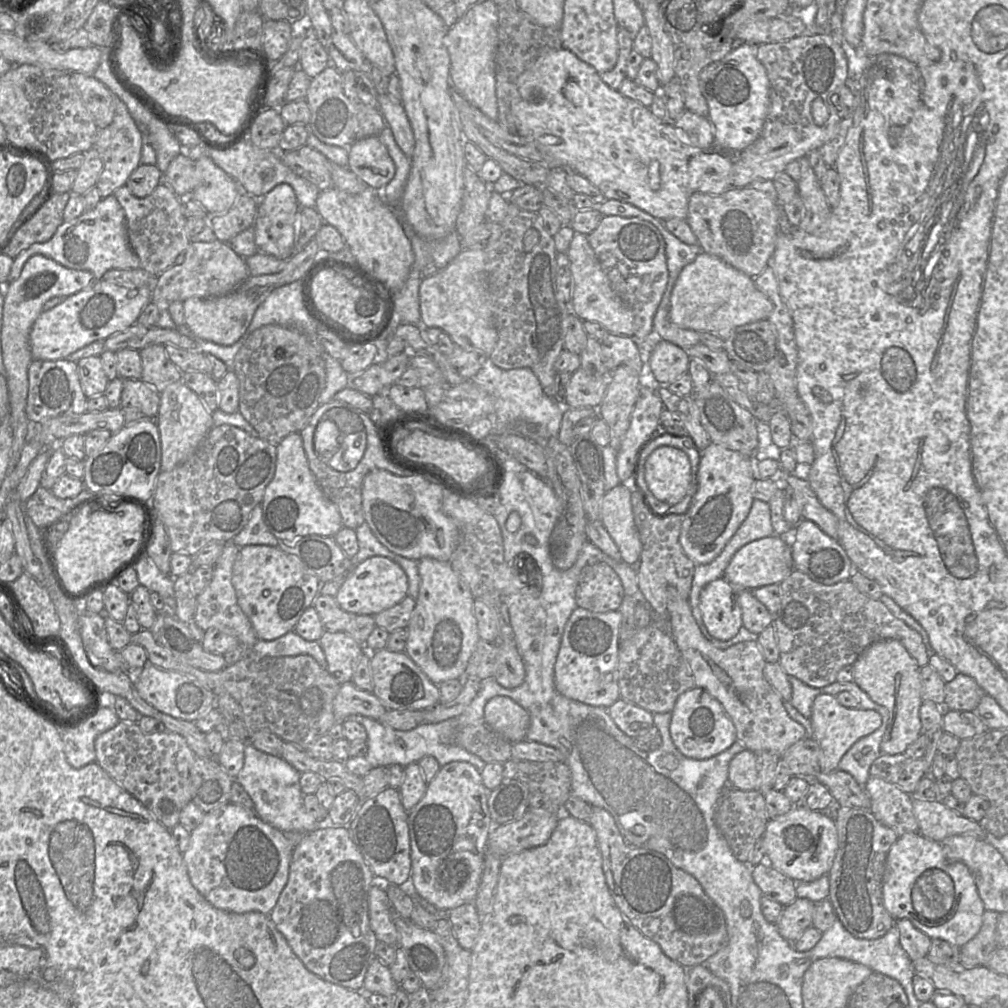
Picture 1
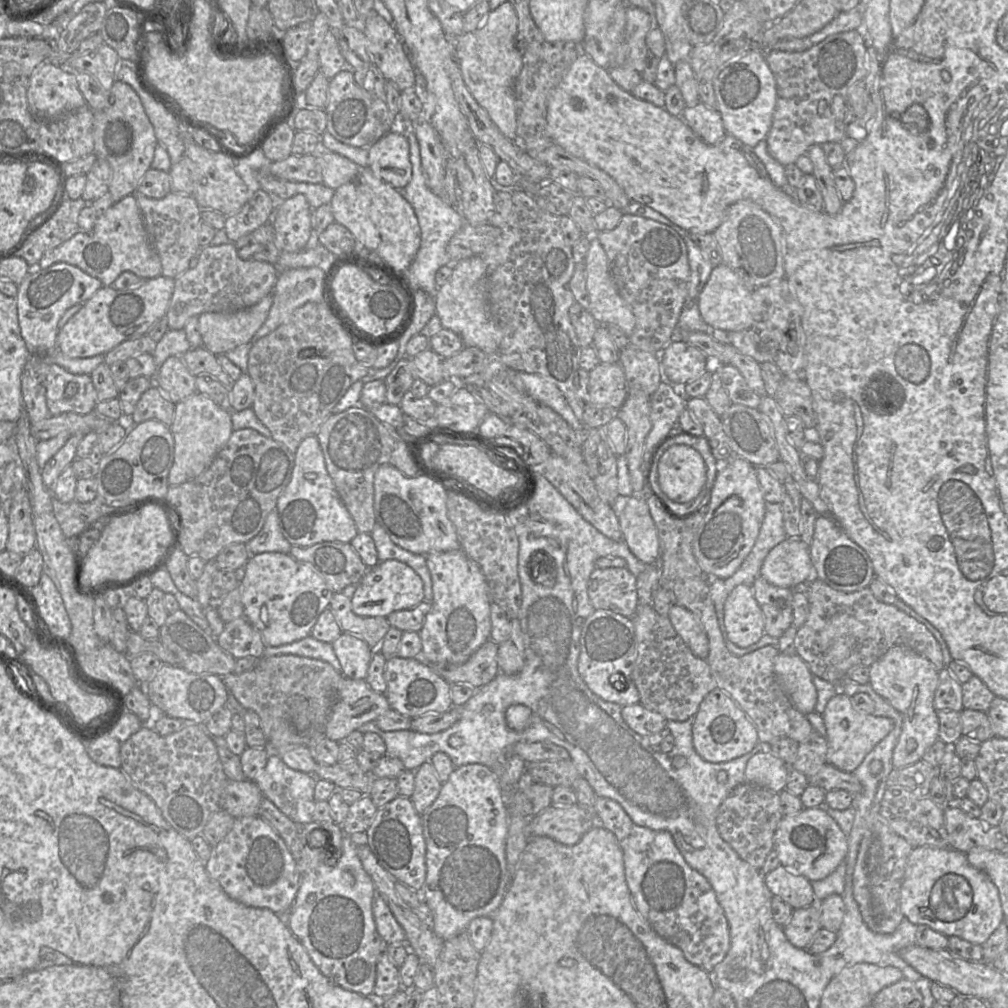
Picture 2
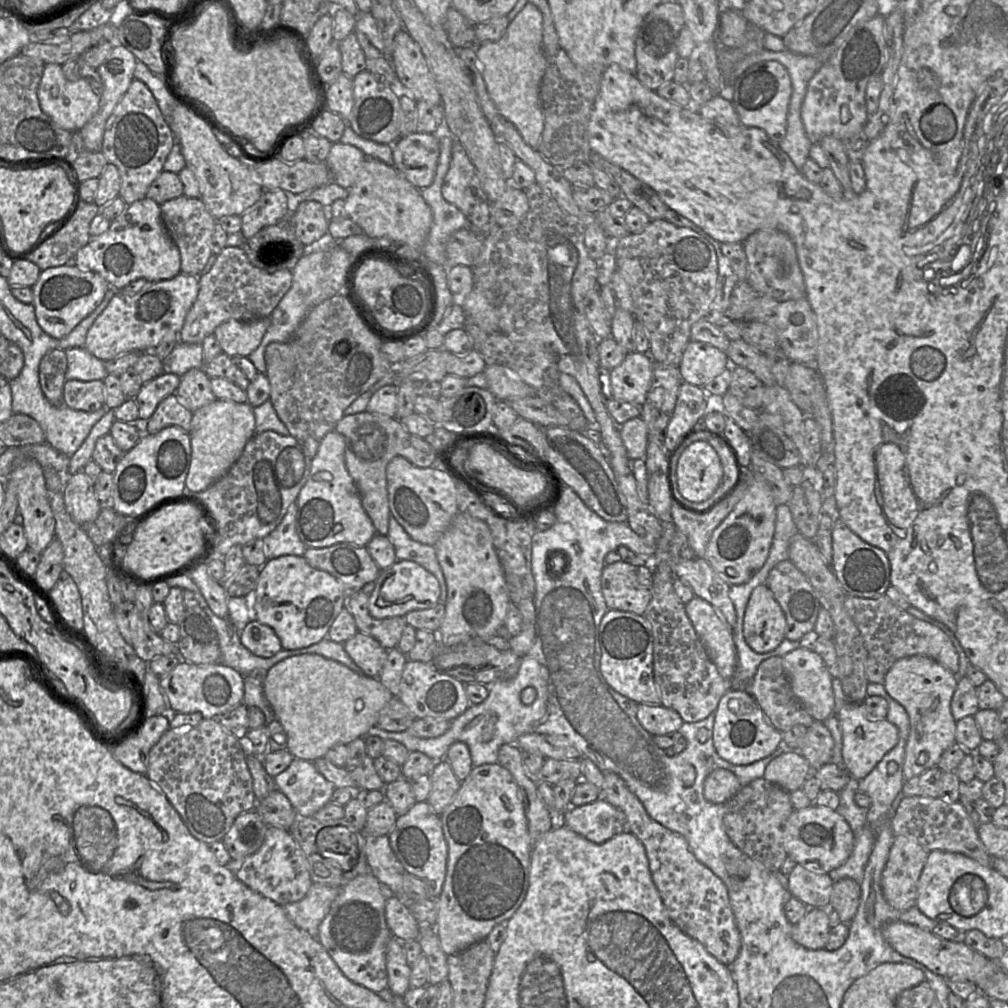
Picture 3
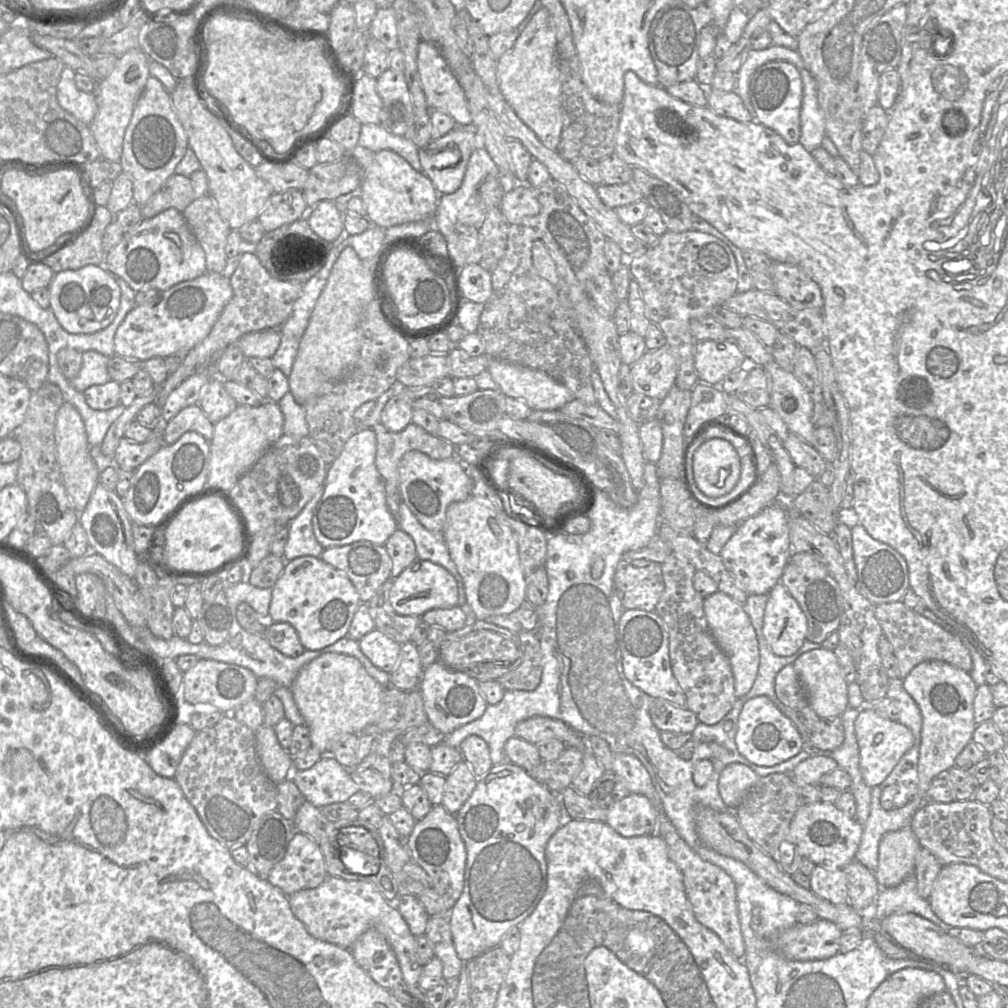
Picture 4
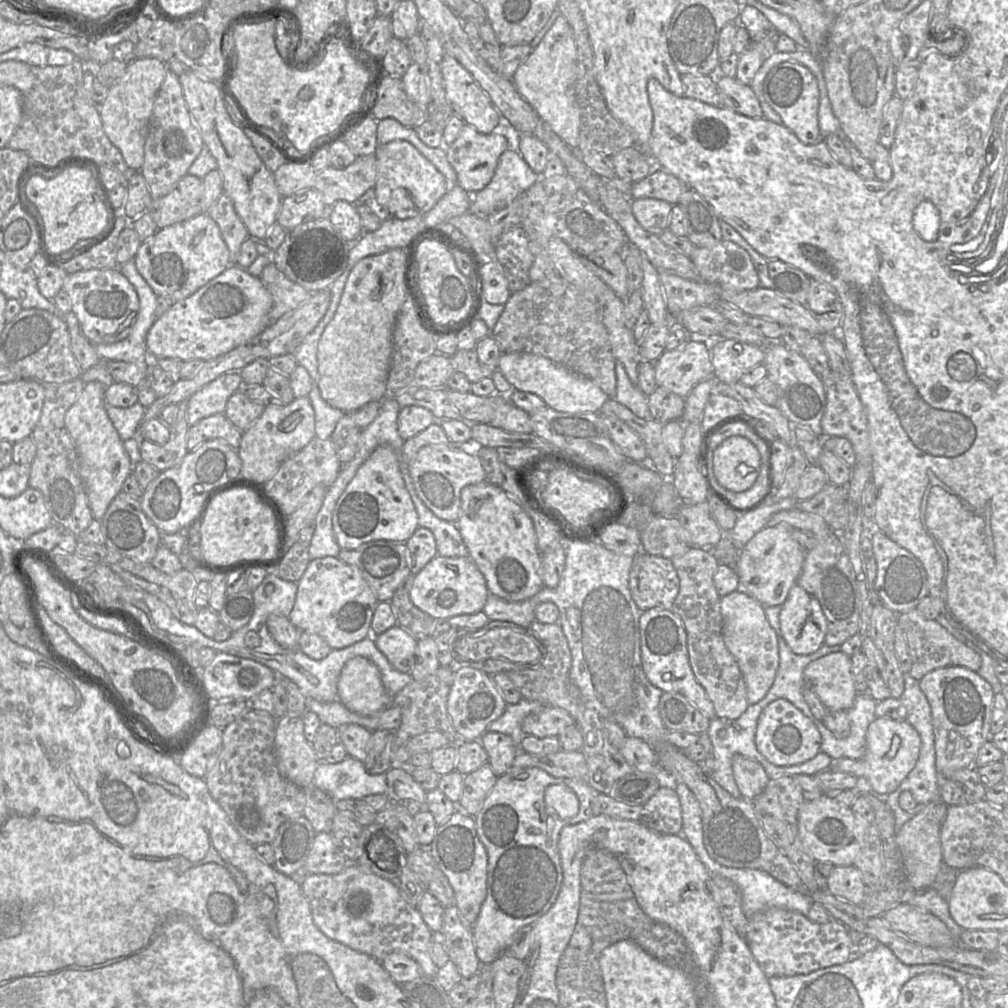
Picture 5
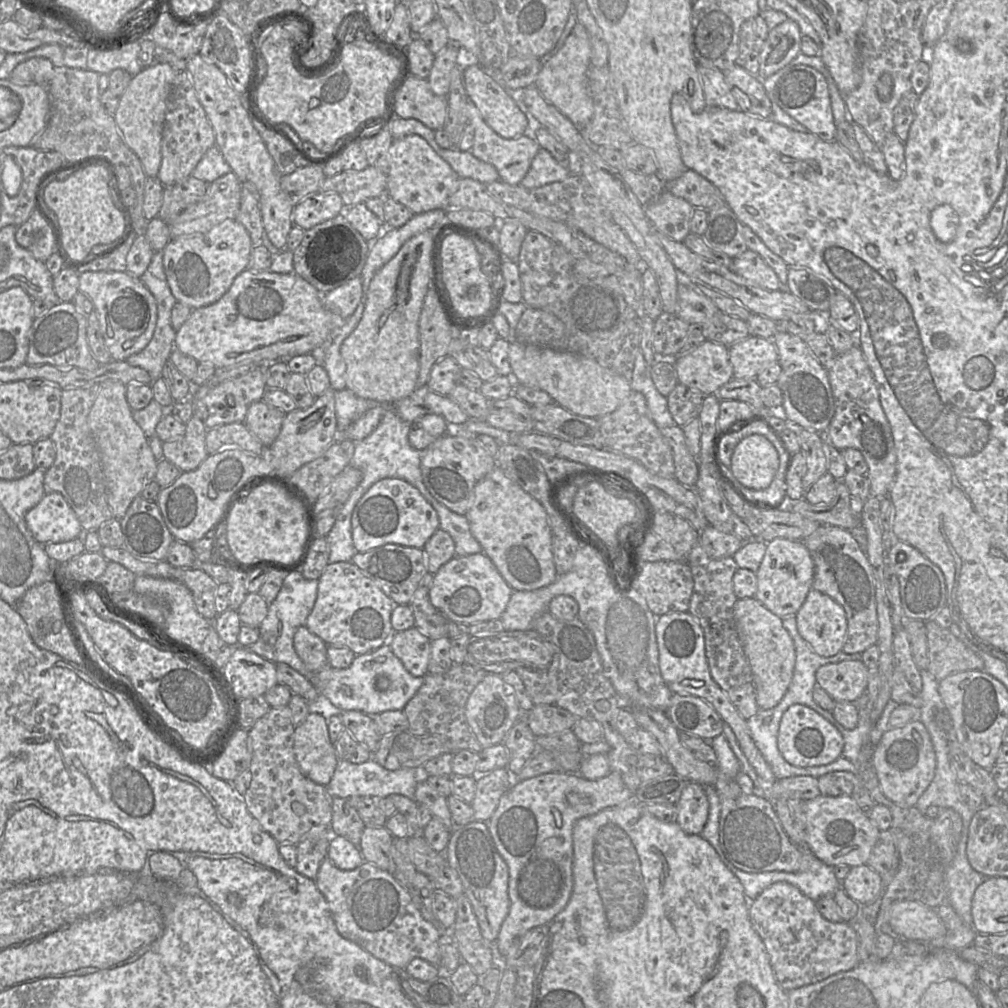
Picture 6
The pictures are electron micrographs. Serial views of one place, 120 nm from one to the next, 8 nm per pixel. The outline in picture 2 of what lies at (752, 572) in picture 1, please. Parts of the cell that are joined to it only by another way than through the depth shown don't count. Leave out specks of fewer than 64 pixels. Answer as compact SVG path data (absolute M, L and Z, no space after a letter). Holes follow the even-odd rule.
M787 538L772 548L760 568L759 577L783 588L794 588L816 580L808 545L799 538Z

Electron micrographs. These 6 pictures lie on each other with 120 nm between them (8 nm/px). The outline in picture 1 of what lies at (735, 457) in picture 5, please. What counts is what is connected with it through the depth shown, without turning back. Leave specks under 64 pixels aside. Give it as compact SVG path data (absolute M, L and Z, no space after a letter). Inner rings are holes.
M662 446L646 458L644 478L654 497L664 503L677 504L689 491L692 479L691 463L681 449Z

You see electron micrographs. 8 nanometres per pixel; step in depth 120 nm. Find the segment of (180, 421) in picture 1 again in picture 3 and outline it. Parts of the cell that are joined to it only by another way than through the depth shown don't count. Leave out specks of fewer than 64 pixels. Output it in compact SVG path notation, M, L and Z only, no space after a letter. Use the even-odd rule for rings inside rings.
M216 399L194 411L191 428L188 431L192 454L185 481L186 492L202 492L224 476L256 433L254 408L248 403L238 404Z

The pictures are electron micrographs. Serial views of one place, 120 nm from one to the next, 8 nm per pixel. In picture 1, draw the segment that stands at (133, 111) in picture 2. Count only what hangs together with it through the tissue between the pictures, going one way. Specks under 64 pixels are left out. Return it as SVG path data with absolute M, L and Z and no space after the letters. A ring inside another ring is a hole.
M115 94L115 113L112 122L98 129L94 147L100 154L104 166L96 183L102 198L113 195L114 191L125 186L131 173L141 164L141 152L145 137L126 104Z

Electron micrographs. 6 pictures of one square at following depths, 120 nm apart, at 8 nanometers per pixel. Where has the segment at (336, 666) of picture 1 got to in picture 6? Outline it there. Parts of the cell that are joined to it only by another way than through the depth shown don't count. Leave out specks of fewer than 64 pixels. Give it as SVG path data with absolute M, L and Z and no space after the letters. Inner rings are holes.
M415 627L395 632L388 644L405 668L416 677L428 674L431 640Z

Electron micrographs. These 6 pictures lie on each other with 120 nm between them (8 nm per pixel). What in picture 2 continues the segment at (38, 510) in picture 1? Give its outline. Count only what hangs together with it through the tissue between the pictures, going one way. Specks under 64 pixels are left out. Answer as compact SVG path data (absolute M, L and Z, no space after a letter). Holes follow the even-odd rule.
M96 497L90 502L61 502L53 499L53 511L64 535L70 539L79 536L89 528L102 529L120 510L109 506L104 500Z

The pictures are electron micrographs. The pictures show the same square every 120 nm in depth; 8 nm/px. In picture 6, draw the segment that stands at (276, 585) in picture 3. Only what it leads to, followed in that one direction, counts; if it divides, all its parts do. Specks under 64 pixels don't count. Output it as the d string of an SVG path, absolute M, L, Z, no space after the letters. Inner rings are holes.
M352 562L329 563L318 579L317 598L305 627L327 645L347 647L356 655L388 644L395 633L391 615L397 603Z

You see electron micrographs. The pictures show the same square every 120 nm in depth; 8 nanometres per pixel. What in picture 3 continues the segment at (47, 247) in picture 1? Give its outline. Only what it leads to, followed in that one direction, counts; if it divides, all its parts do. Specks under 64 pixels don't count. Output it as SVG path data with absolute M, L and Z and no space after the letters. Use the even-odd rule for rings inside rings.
M147 197L127 205L124 212L111 221L107 231L92 236L77 252L72 264L99 274L111 288L118 290L137 279L158 282L181 273L180 252L163 223L160 204Z

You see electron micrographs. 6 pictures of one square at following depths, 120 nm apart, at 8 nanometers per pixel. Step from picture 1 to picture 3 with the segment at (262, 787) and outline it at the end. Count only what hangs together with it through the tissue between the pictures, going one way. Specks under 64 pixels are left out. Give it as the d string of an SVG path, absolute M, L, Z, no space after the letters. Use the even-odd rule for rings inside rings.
M296 759L273 777L276 789L283 793L298 816L312 817L331 802L337 788L318 772L313 762Z

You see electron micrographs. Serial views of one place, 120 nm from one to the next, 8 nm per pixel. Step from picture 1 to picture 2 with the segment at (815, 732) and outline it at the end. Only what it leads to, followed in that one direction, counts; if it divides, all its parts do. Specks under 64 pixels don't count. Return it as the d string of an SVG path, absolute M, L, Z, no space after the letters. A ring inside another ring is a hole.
M837 693L827 702L821 716L826 727L828 742L827 764L844 772L852 773L863 762L866 755L893 729L891 719L873 716L856 709L850 697L841 693Z

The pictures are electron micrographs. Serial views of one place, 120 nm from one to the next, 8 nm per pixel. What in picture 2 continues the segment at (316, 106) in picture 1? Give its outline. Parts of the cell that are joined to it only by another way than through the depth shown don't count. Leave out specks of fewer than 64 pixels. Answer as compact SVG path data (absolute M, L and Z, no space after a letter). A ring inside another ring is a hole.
M352 70L340 71L329 79L328 102L324 111L327 116L326 132L350 146L369 148L391 131L406 133L403 117L394 119L394 114L389 110L385 99L360 87Z

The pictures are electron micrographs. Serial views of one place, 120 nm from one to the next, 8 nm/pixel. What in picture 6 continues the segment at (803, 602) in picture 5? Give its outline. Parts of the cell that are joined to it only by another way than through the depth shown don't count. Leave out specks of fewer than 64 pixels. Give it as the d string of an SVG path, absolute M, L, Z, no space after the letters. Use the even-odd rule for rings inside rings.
M811 589L795 615L800 636L820 656L842 652L847 638L847 618L841 605Z

